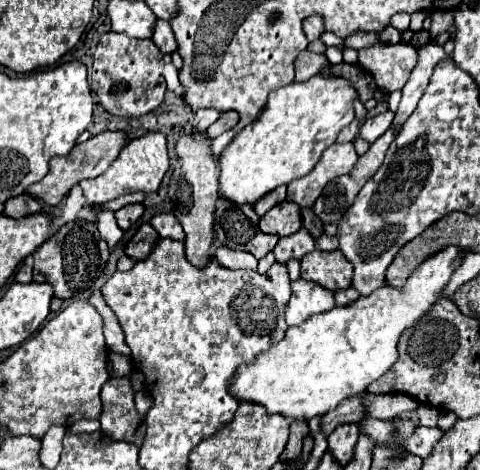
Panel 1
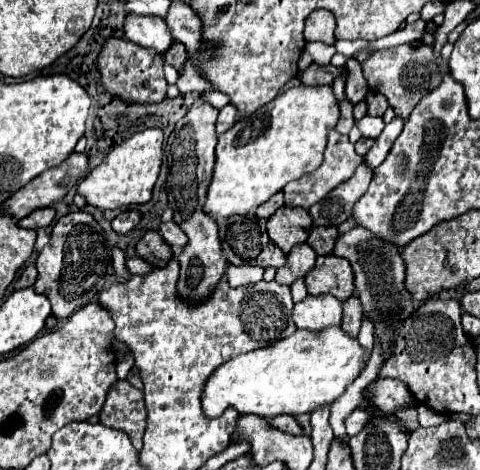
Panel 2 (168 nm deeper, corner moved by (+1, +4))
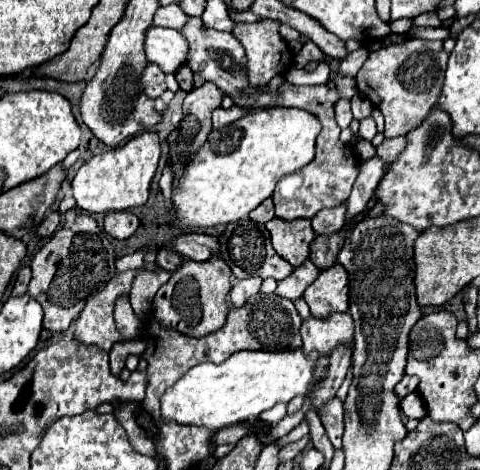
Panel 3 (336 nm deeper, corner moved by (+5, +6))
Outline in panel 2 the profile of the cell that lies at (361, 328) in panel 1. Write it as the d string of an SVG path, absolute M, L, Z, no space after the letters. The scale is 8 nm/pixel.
M329 326L327 330L295 330L295 334L247 354L239 354L229 362L221 364L207 380L203 392L203 410L209 418L217 418L223 414L227 406L235 406L239 414L259 414L265 418L275 418L279 414L309 414L317 408L331 406L347 386L365 370L365 350L357 338L343 332L341 326Z

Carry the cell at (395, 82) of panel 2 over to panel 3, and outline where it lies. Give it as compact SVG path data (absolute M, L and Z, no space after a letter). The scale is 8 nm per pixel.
M421 38L385 46L369 54L355 80L359 94L367 96L385 116L385 138L407 134L427 118L441 92L447 58L449 54L443 50L443 42Z

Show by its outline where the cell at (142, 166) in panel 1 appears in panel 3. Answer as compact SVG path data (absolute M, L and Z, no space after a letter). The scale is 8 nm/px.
M143 132L123 146L93 156L79 168L71 182L77 208L85 210L87 214L107 214L111 210L121 212L145 204L149 198L149 184L157 172L159 156L161 146L155 132Z

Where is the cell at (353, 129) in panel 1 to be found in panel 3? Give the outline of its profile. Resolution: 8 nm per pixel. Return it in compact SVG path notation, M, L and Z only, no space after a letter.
M341 98L341 100L335 104L335 120L337 120L339 128L347 128L347 126L349 126L349 122L353 120L353 116L351 116L351 104L349 104L349 100Z

